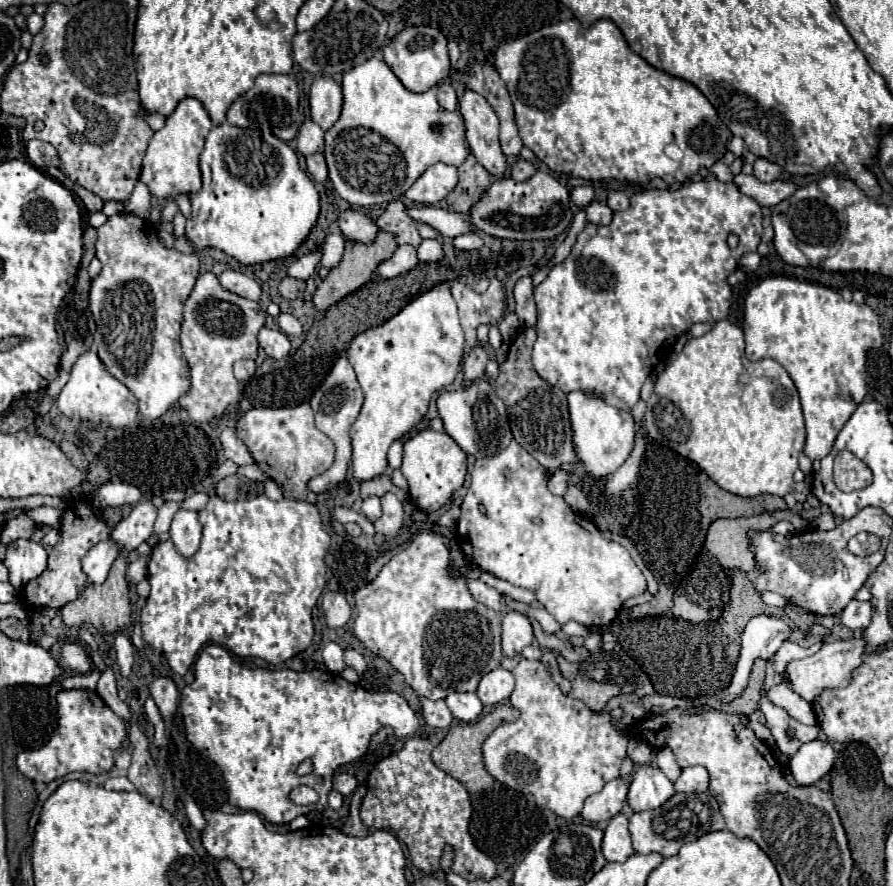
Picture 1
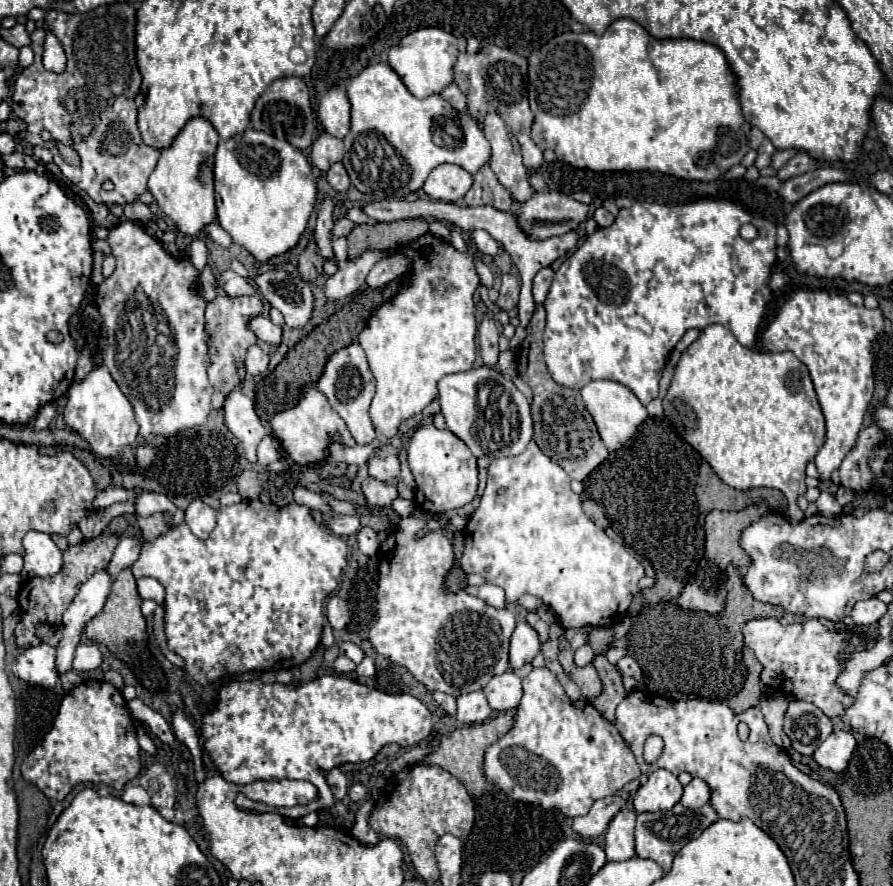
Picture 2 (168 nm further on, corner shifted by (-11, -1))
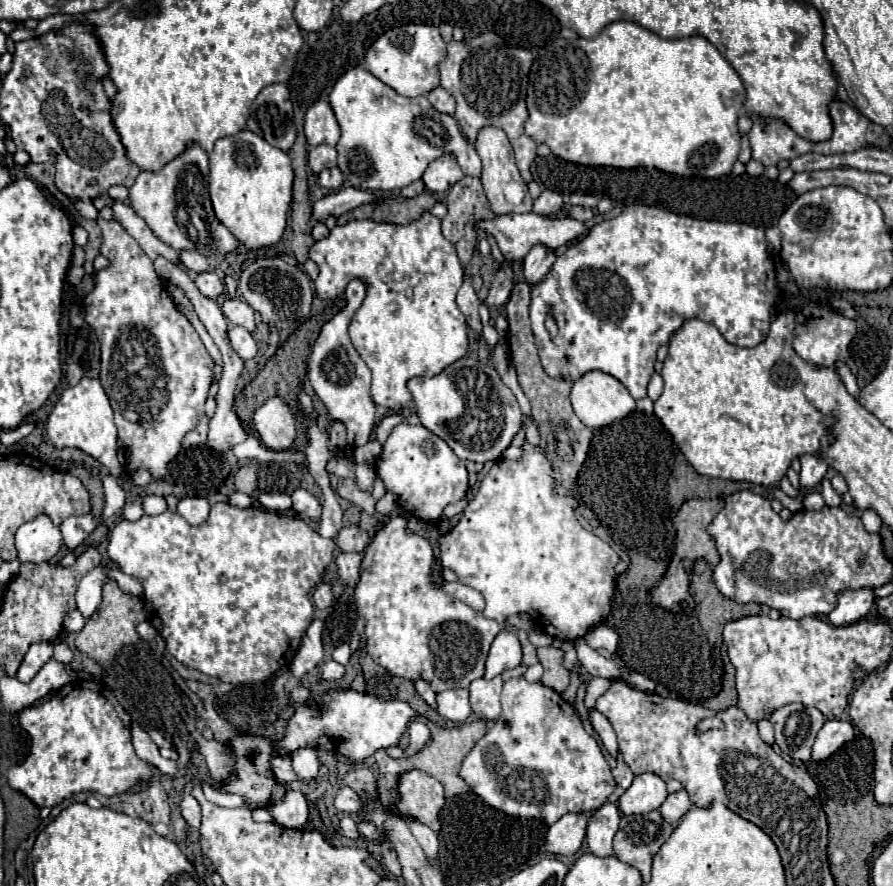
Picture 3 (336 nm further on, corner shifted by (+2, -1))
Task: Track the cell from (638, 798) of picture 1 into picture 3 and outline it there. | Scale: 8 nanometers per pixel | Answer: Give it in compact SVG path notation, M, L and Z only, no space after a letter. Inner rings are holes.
M647 772L635 776L633 784L625 790L625 794L619 798L619 810L623 814L647 814L651 810L657 810L667 798L665 782Z

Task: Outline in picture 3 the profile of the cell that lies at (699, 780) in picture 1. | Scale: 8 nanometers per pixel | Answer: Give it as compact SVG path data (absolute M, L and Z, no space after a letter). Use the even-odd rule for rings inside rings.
M681 790L681 792L675 792L675 794L667 796L667 800L659 808L659 814L663 816L665 822L677 824L681 820L681 816L685 814L685 810L689 810L689 808L691 808L691 800L685 794L685 790Z

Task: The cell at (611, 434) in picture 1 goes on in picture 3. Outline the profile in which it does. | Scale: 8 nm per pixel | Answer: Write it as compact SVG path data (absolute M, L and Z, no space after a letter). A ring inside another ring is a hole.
M601 370L585 372L571 390L571 404L575 414L585 422L589 428L601 428L617 418L625 418L625 414L631 414L635 410L635 400L629 394L629 390L611 374L605 374Z

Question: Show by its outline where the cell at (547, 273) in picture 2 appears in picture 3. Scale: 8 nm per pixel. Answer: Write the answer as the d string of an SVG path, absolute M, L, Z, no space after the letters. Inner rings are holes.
M535 244L523 260L525 282L529 282L529 284L541 282L547 276L547 272L551 270L551 266L555 264L555 260L557 260L557 256L555 256L553 248L547 248L543 244Z

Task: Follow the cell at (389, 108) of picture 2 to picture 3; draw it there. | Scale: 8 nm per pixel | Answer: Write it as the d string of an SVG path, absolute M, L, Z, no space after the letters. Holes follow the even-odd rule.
M357 66L337 80L337 86L329 94L329 104L341 126L337 166L361 190L401 190L413 180L419 180L429 162L445 152L455 152L465 176L481 176L481 158L475 146L461 134L453 116L433 110L427 96L401 96L371 72Z

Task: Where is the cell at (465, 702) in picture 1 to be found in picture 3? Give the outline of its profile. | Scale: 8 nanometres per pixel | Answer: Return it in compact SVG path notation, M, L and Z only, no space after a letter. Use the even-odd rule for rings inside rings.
M453 688L437 694L437 708L443 718L453 722L465 722L471 714L469 710L469 692L463 688Z

